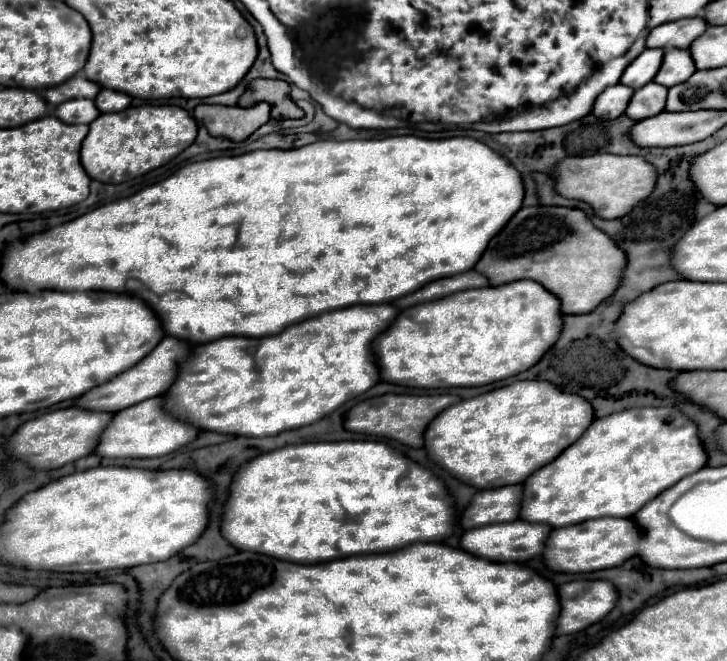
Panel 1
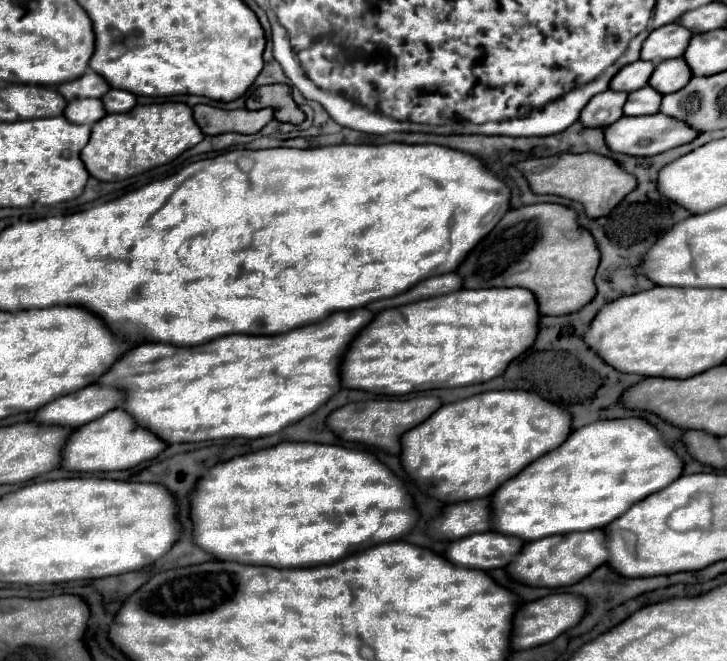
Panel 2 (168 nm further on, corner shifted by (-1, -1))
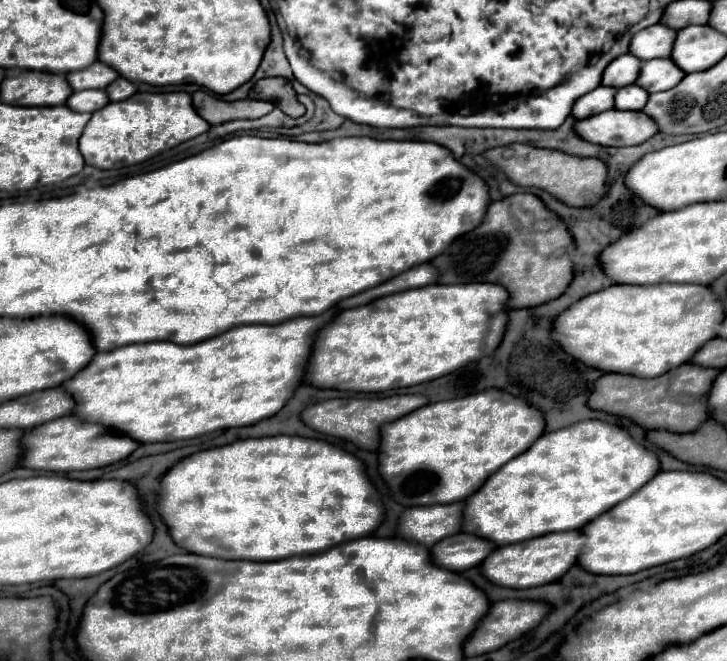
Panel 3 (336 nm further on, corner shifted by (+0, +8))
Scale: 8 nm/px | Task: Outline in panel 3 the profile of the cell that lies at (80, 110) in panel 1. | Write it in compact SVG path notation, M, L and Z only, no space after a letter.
M89 89L89 91L75 91L69 99L67 105L73 111L85 111L85 113L93 113L101 107L105 107L109 103L109 97L103 89Z

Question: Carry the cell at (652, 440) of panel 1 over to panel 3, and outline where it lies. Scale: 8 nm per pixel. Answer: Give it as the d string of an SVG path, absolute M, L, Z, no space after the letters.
M581 421L541 435L541 439L537 439L525 455L517 455L517 459L511 459L505 467L501 467L501 471L493 473L481 491L473 493L473 497L465 501L465 527L461 527L461 533L489 539L499 547L521 543L525 539L533 539L535 535L547 535L553 531L581 529L587 521L625 501L657 473L657 455L635 443L625 429L603 421Z

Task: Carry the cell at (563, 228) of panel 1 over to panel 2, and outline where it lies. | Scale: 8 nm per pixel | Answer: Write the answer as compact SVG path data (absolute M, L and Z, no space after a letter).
M534 204L510 210L502 222L468 254L458 268L458 274L464 278L464 288L530 288L538 298L540 314L564 316L578 312L594 300L594 274L598 262L598 246L590 232L580 228L574 208L560 204Z

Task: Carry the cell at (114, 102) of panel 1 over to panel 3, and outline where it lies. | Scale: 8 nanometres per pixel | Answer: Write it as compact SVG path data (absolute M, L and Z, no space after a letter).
M117 77L107 89L107 95L111 101L121 101L121 99L129 99L135 93L135 83L131 83L125 77Z

